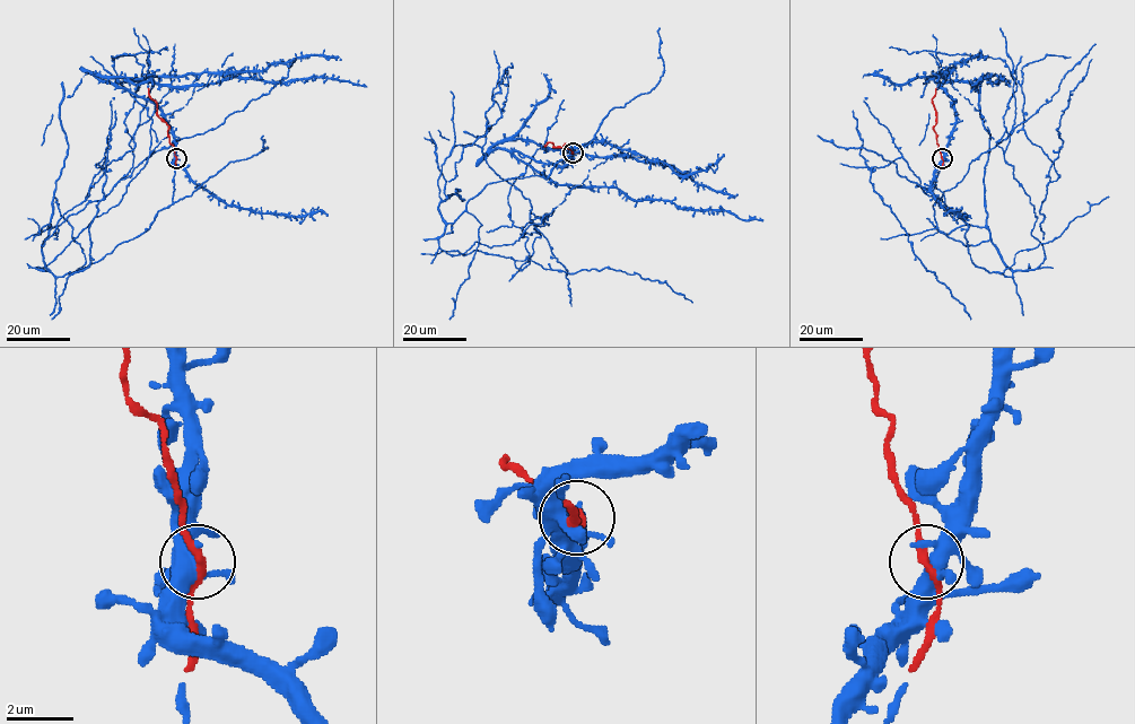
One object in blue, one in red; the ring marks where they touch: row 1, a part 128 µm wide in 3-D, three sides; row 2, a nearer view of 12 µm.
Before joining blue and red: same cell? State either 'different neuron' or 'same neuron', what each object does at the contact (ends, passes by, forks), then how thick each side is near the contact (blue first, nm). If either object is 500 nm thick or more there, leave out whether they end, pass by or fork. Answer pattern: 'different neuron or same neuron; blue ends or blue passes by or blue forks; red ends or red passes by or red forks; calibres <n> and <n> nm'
same neuron; blue forks; red passes by; calibres 400 and 200 nm

